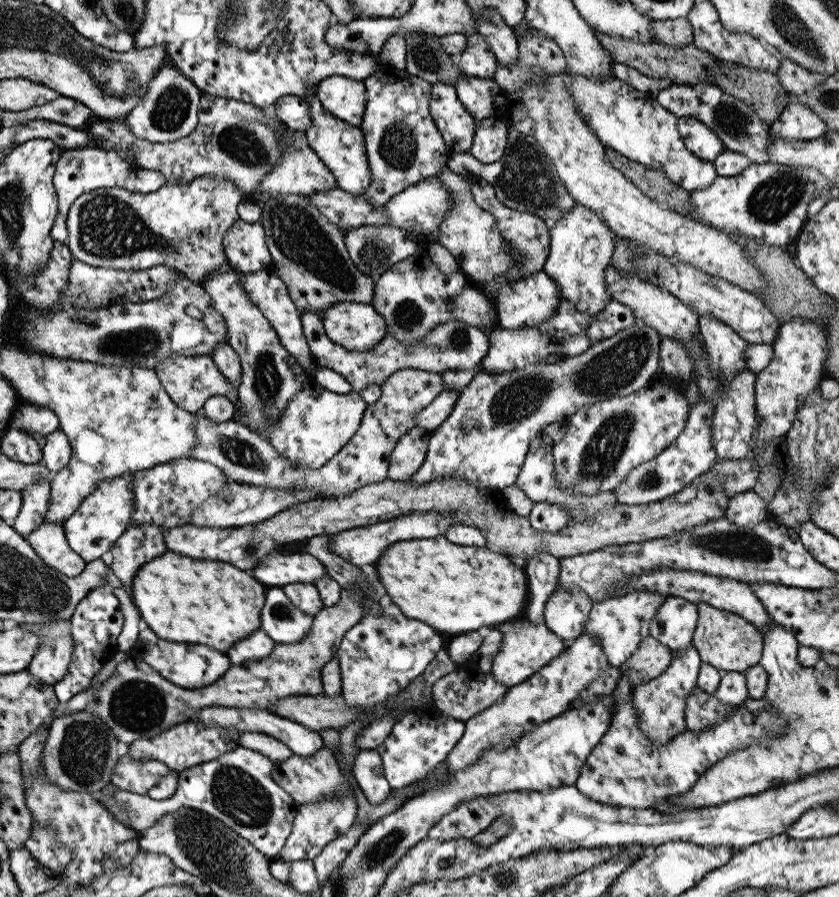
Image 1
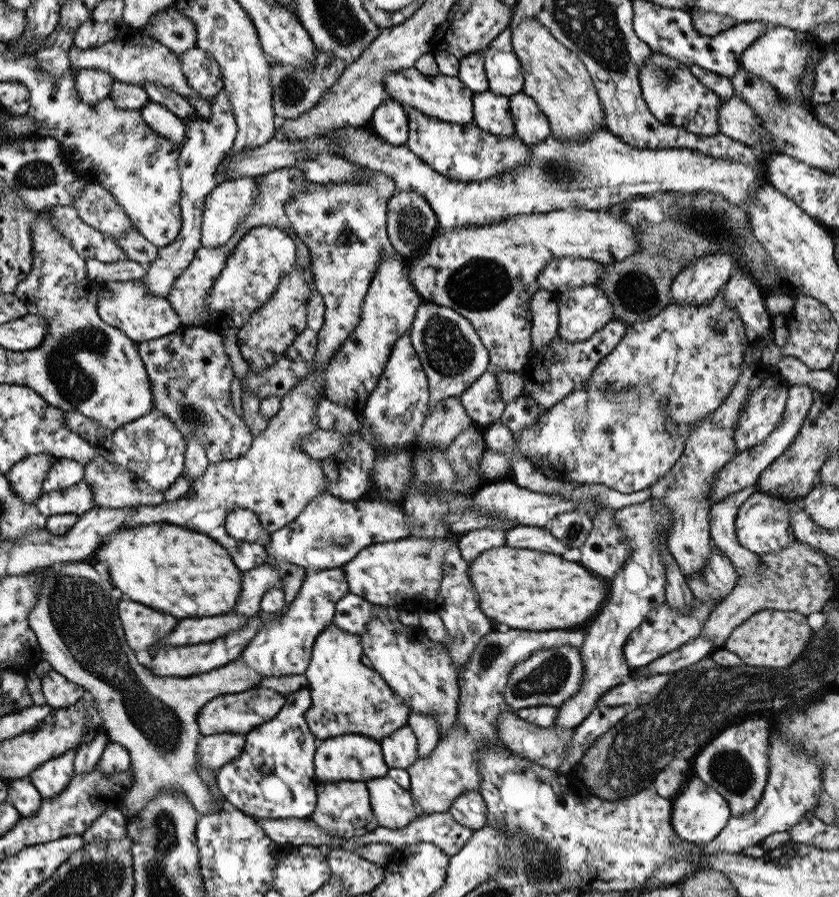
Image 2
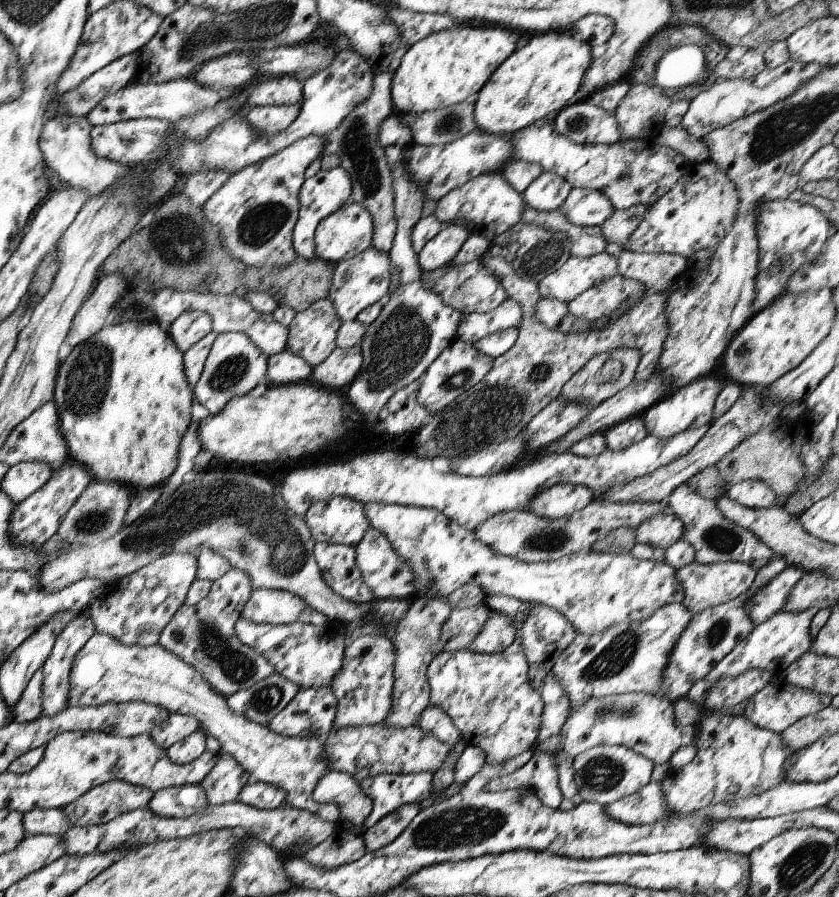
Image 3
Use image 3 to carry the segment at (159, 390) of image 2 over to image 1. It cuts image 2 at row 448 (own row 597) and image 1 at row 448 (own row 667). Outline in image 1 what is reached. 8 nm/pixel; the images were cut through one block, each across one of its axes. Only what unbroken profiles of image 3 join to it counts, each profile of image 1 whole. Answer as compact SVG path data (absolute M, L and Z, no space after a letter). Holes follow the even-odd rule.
M414 369L393 372L380 385L381 396L372 405L366 405L357 432L321 468L307 468L301 464L291 466L291 462L279 456L265 438L242 426L242 423L232 419L225 422L211 421L201 410L193 414L196 416L193 427L195 446L189 451L189 457L210 462L223 471L229 482L271 488L307 489L319 491L319 498L339 498L386 477L395 443L415 426L413 417L417 411L425 408L444 388L439 373Z

